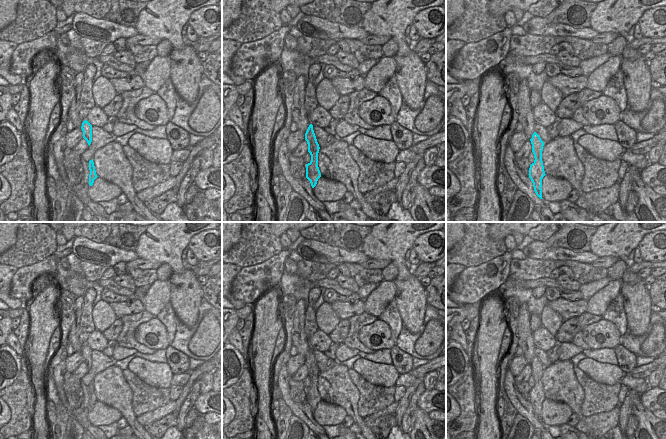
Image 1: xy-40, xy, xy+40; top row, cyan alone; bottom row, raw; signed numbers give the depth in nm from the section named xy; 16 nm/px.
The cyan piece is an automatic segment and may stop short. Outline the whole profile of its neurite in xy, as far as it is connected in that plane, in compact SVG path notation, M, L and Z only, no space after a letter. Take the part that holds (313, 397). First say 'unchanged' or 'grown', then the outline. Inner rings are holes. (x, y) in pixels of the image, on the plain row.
unchanged | M312 348L309 349L305 357L305 364L308 368L308 376L311 379L311 385L306 388L306 402L310 405L312 412L314 412L318 403L321 401L321 397L318 391L318 377L320 371L317 366Z

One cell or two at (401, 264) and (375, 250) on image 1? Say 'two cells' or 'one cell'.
one cell

